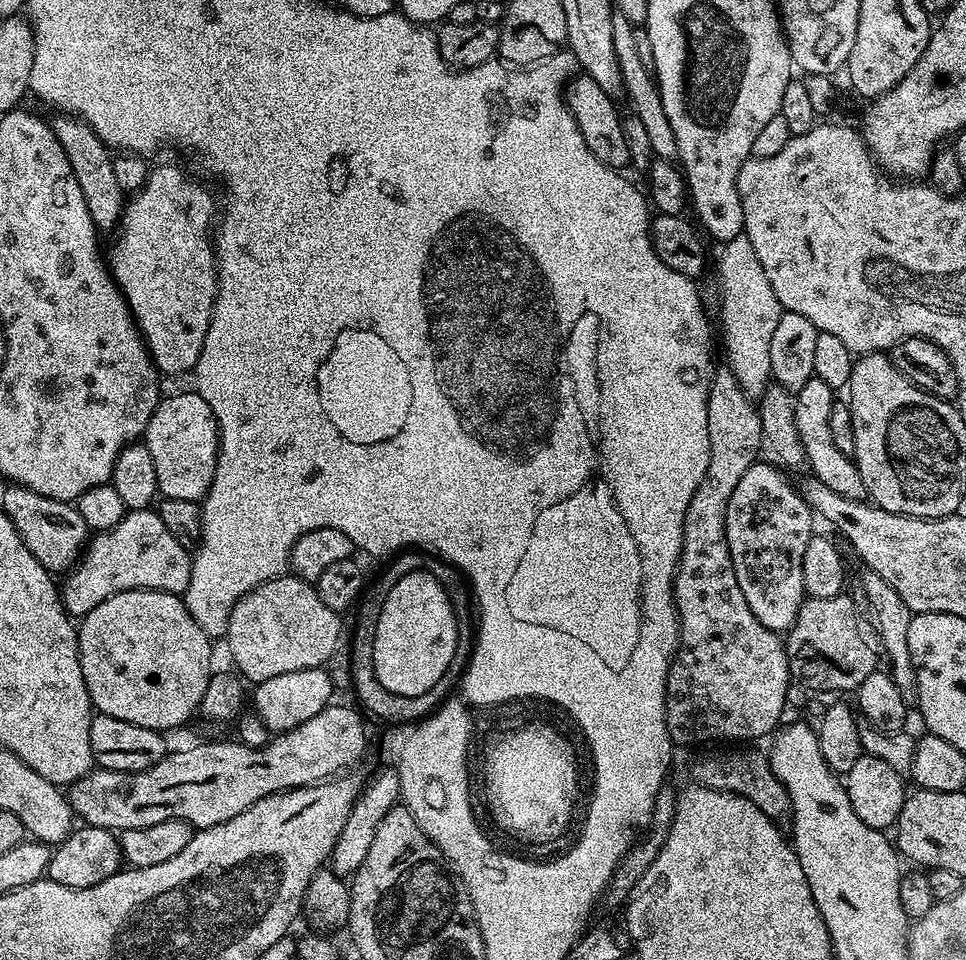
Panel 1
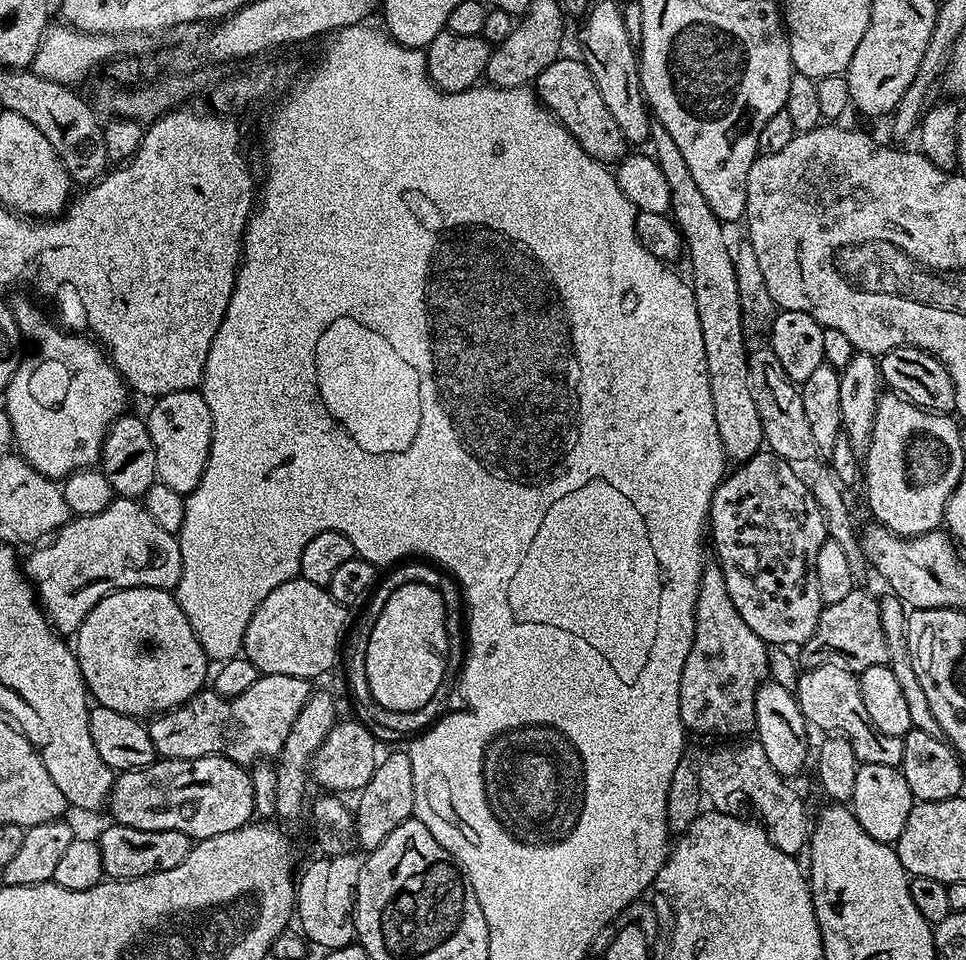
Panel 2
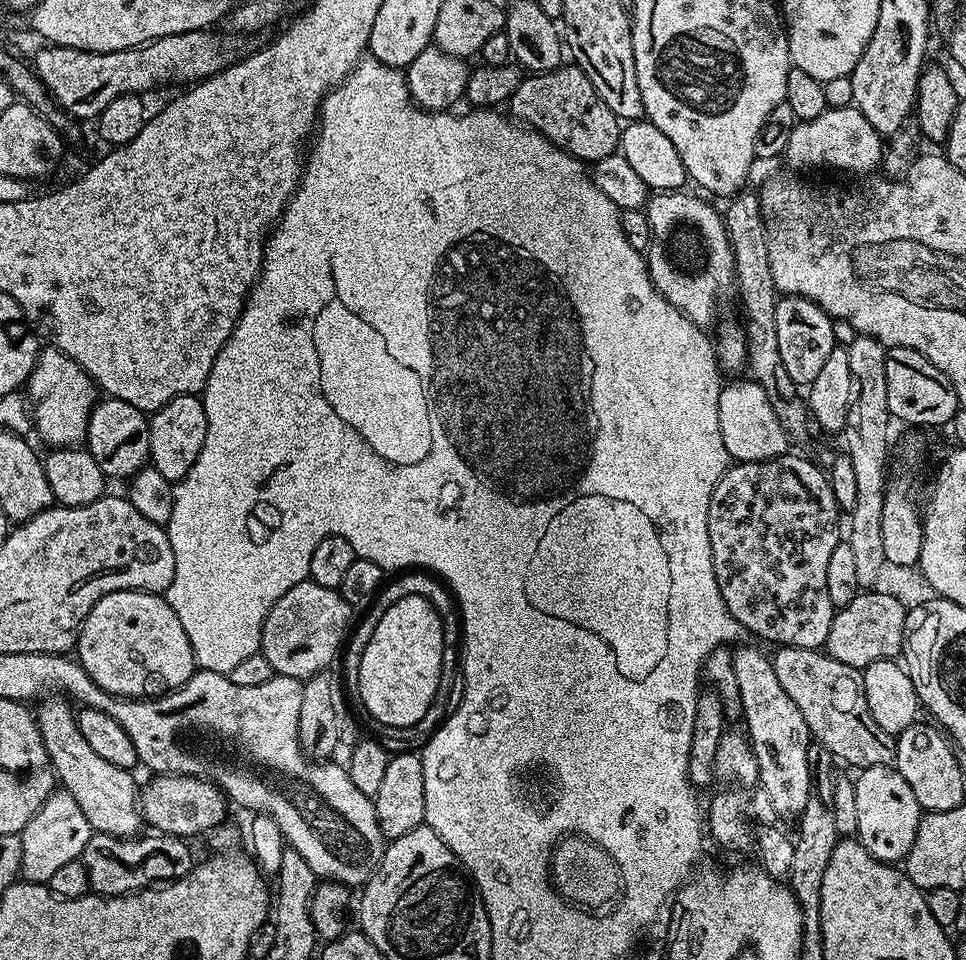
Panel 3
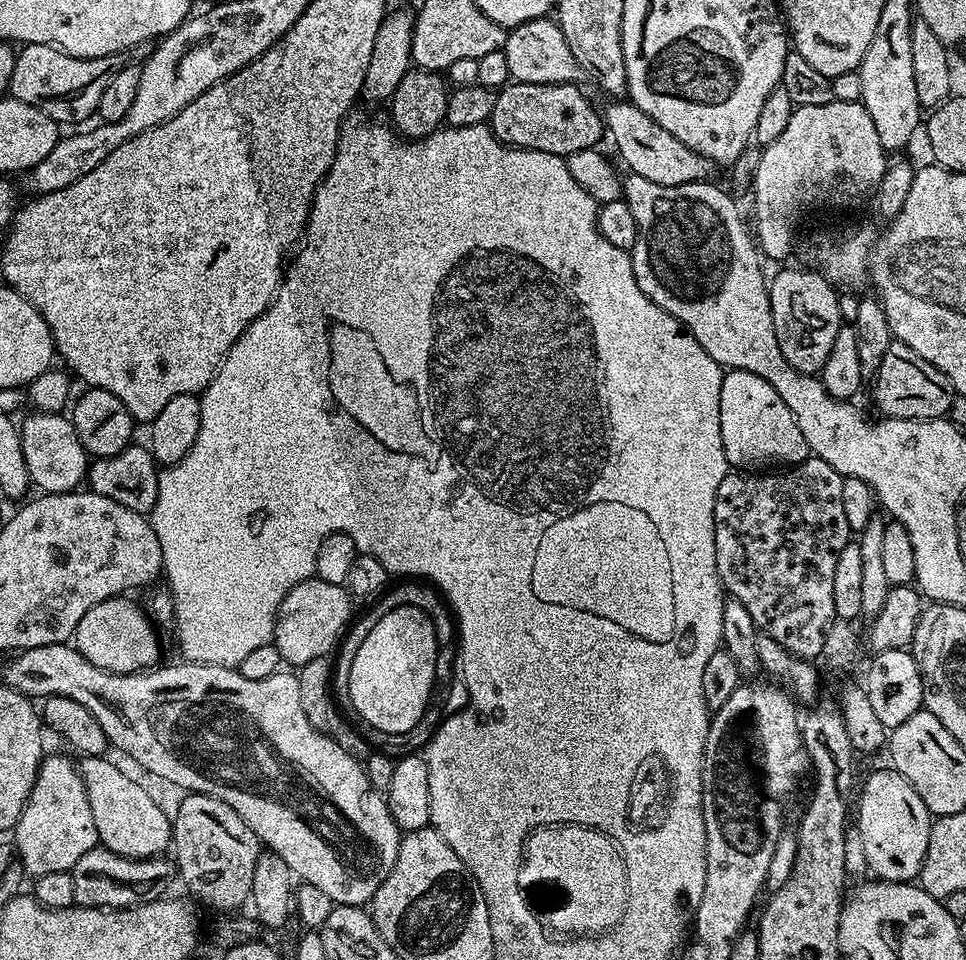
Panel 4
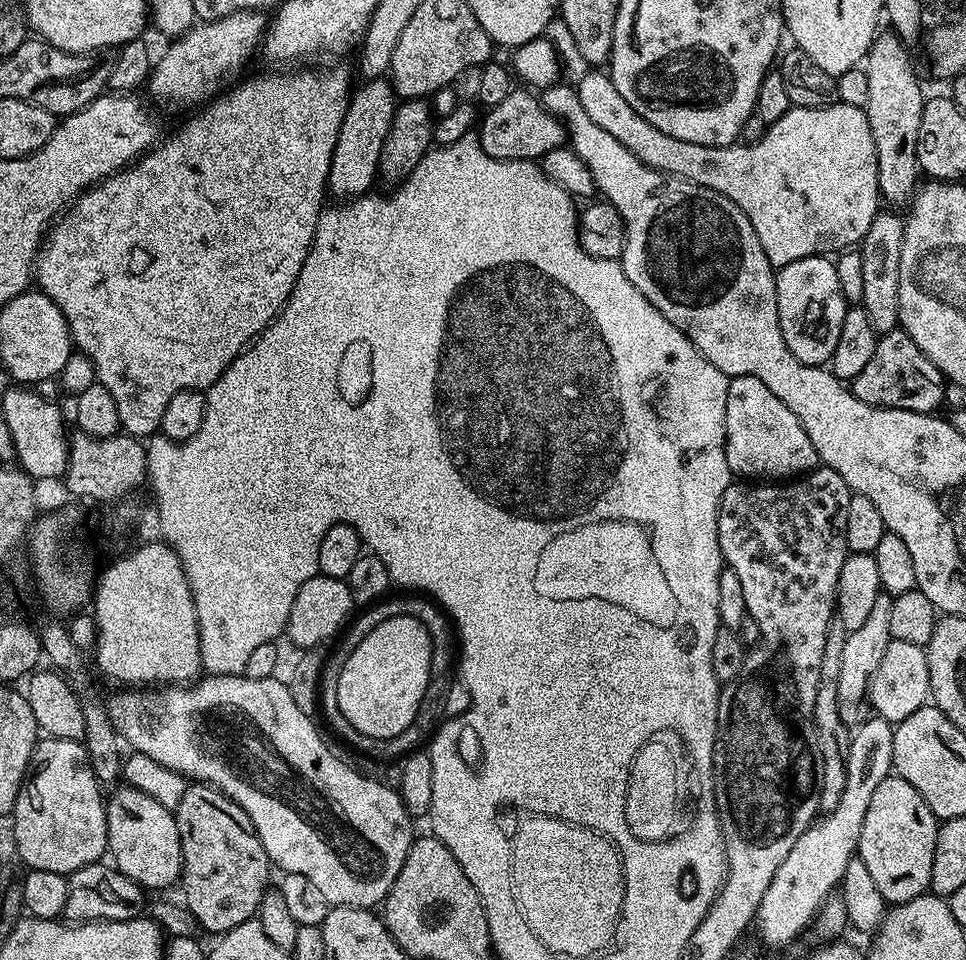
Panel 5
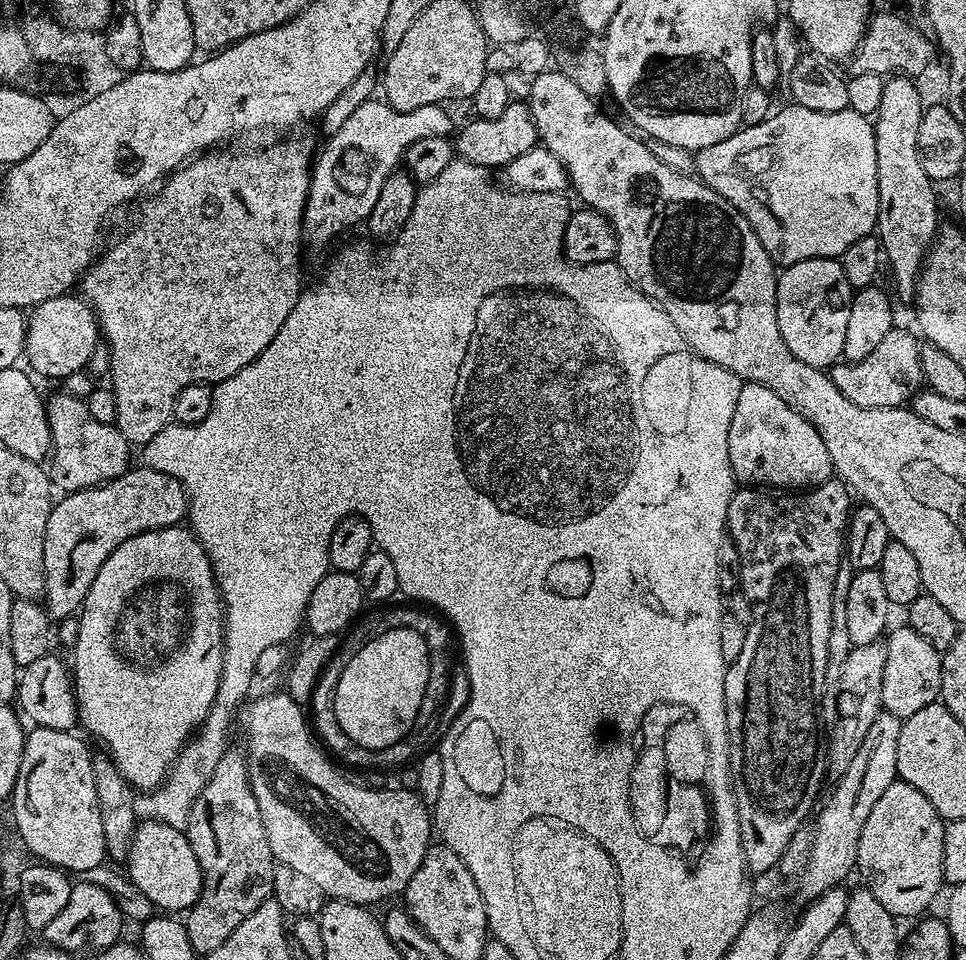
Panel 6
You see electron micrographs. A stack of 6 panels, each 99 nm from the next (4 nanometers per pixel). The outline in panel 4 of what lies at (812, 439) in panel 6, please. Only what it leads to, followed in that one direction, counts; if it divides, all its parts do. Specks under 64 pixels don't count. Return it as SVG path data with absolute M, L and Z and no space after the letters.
M733 368L725 371L720 395L720 425L722 426L722 450L733 469L776 470L781 466L801 464L810 455L806 438L802 438L802 430L798 430L798 422L794 422L794 414L790 414L786 402L778 398L778 390L774 390L774 386L766 382L766 378L758 378L758 374L750 370Z

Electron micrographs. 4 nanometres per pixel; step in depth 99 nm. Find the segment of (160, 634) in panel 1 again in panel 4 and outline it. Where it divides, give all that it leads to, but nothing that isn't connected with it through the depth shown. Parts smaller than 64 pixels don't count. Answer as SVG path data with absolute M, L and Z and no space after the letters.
M113 598L98 602L98 606L90 606L76 627L74 647L104 672L130 674L151 670L161 663L157 625L145 609L143 612L128 599L132 598Z

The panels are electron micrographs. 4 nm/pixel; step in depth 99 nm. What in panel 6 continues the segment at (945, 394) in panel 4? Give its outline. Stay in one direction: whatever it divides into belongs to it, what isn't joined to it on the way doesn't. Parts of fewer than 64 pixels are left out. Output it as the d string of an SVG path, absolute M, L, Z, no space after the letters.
M893 326L890 334L862 362L849 364L837 362L832 365L830 375L834 386L854 402L854 406L867 408L902 408L911 401L917 392L925 387L922 358L920 357L921 341L915 331L907 332L900 326Z

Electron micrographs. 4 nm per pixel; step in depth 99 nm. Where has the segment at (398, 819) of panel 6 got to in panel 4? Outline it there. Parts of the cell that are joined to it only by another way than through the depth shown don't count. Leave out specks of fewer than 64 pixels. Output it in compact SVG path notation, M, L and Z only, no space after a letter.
M71 643L55 644L54 646L38 646L37 648L26 648L22 652L15 653L12 660L4 668L3 683L9 688L16 689L23 696L29 698L47 698L50 696L61 696L62 698L74 698L94 718L98 718L98 726L106 734L109 745L118 747L119 750L126 750L142 766L146 766L153 774L158 774L167 781L174 782L177 786L182 786L188 794L200 792L204 796L213 796L226 806L230 806L254 830L254 834L259 838L261 845L267 851L273 852L282 858L283 862L289 867L293 877L299 878L303 883L310 886L316 886L323 893L328 894L333 902L337 904L354 904L364 906L371 901L372 896L386 882L386 874L394 870L394 858L398 858L398 846L400 845L401 830L394 822L394 818L388 809L388 802L385 793L379 792L372 786L365 765L360 764L347 752L341 745L342 743L323 736L314 726L310 726L310 718L302 711L302 701L298 698L298 682L293 673L288 670L275 672L270 678L261 678L258 682L250 678L242 678L240 671L226 666L210 666L209 664L189 664L179 662L180 664L168 664L157 666L151 670L142 672L131 672L130 674L114 674L113 672L104 672L94 662L86 659Z

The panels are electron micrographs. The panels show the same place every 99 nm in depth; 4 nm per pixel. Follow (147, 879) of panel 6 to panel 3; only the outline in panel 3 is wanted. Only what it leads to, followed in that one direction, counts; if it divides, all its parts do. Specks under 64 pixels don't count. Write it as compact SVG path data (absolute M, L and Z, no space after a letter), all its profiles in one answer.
M44 698L39 701L38 707L34 712L36 724L40 727L42 742L46 746L46 754L56 773L59 787L68 792L74 802L78 802L93 833L135 837L141 831L142 817L138 785L132 780L131 771L114 766L114 762L106 762L106 758L101 758L86 743L86 738L82 738L82 730L78 730L73 705L67 699Z

